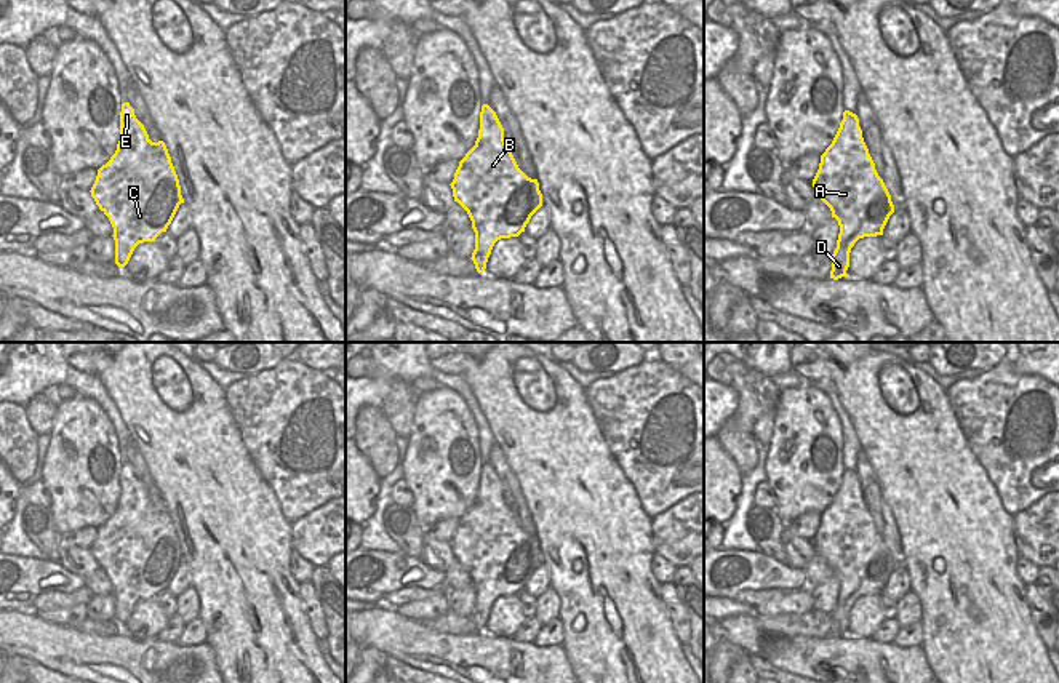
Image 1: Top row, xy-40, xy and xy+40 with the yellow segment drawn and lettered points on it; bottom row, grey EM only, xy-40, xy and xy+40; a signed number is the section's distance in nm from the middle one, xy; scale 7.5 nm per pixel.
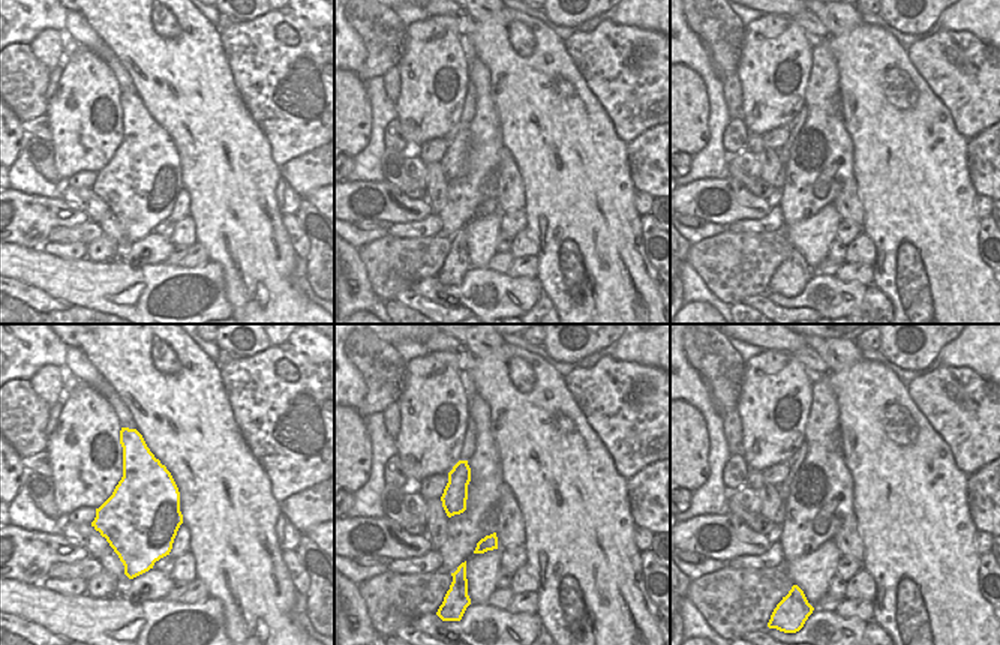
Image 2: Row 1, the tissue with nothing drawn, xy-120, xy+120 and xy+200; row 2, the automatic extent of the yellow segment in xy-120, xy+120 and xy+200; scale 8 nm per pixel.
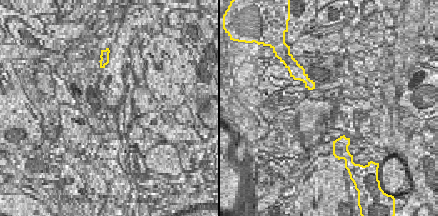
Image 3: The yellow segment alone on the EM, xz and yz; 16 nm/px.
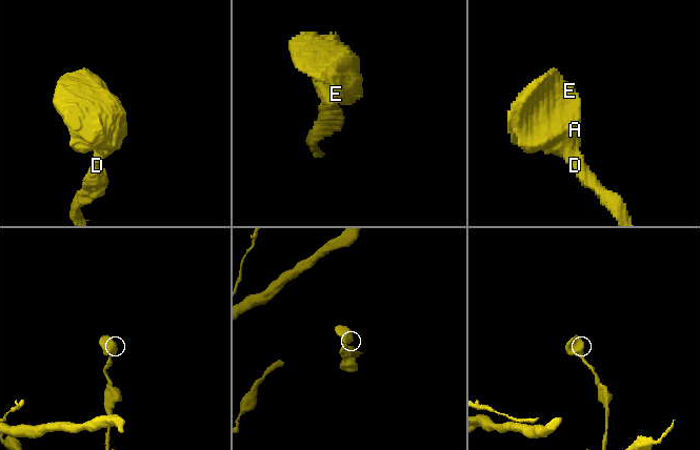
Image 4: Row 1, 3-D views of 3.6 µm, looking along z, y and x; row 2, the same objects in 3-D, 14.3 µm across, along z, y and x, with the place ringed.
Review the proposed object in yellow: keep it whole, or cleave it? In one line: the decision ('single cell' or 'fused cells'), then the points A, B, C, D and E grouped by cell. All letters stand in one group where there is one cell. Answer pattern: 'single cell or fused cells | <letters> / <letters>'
single cell | A B C D E

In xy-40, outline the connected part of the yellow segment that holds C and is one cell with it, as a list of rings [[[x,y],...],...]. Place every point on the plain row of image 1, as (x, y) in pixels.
[[[130,461],[122,462],[117,509],[98,528],[90,550],[114,585],[115,622],[122,627],[139,601],[166,590],[184,561],[165,501],[149,497]]]

